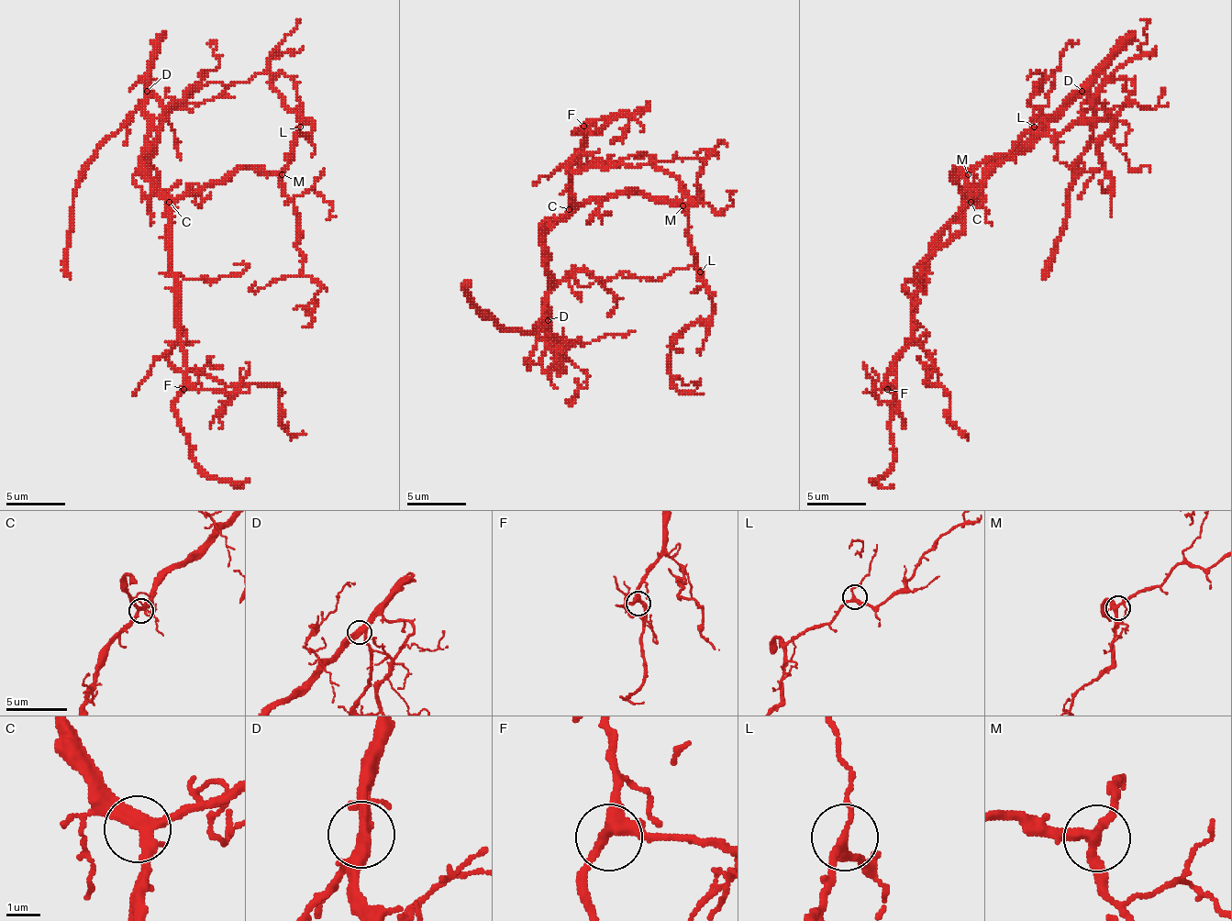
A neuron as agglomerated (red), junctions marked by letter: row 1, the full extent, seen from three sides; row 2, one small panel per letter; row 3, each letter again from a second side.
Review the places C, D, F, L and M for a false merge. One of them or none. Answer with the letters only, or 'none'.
none

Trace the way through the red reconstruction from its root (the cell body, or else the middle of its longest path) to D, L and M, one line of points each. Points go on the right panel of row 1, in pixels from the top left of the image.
D: (965, 195), (973, 198), (989, 174), (1006, 160), (1013, 160), (1082, 91)
L: (965, 195), (956, 183), (956, 169), (968, 171), (980, 162), (1004, 157), (1034, 127)
M: (965, 195), (956, 183), (956, 169), (968, 174)

